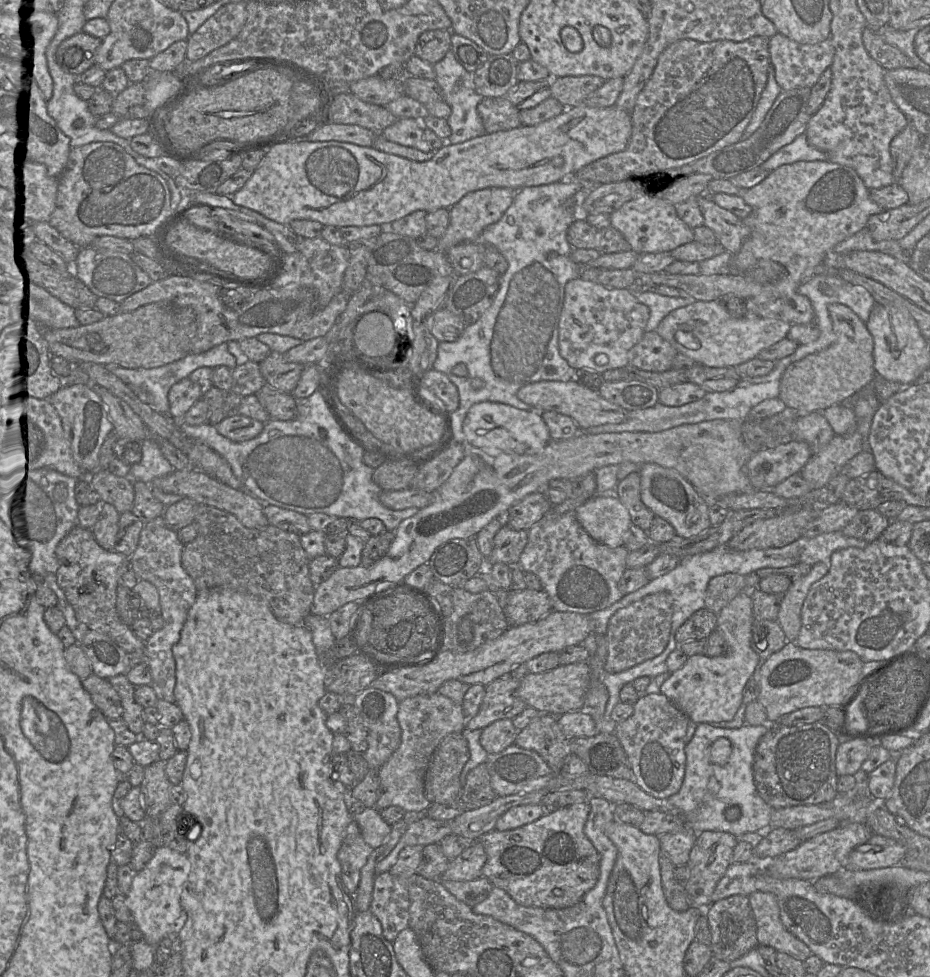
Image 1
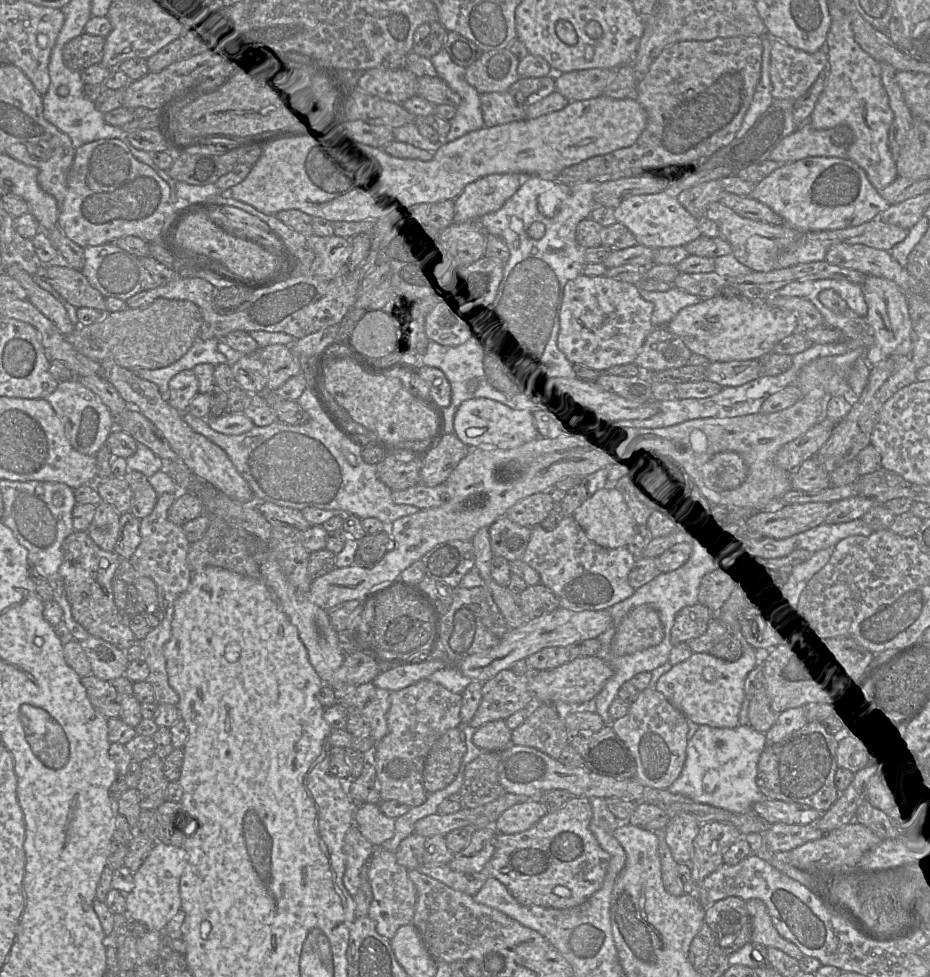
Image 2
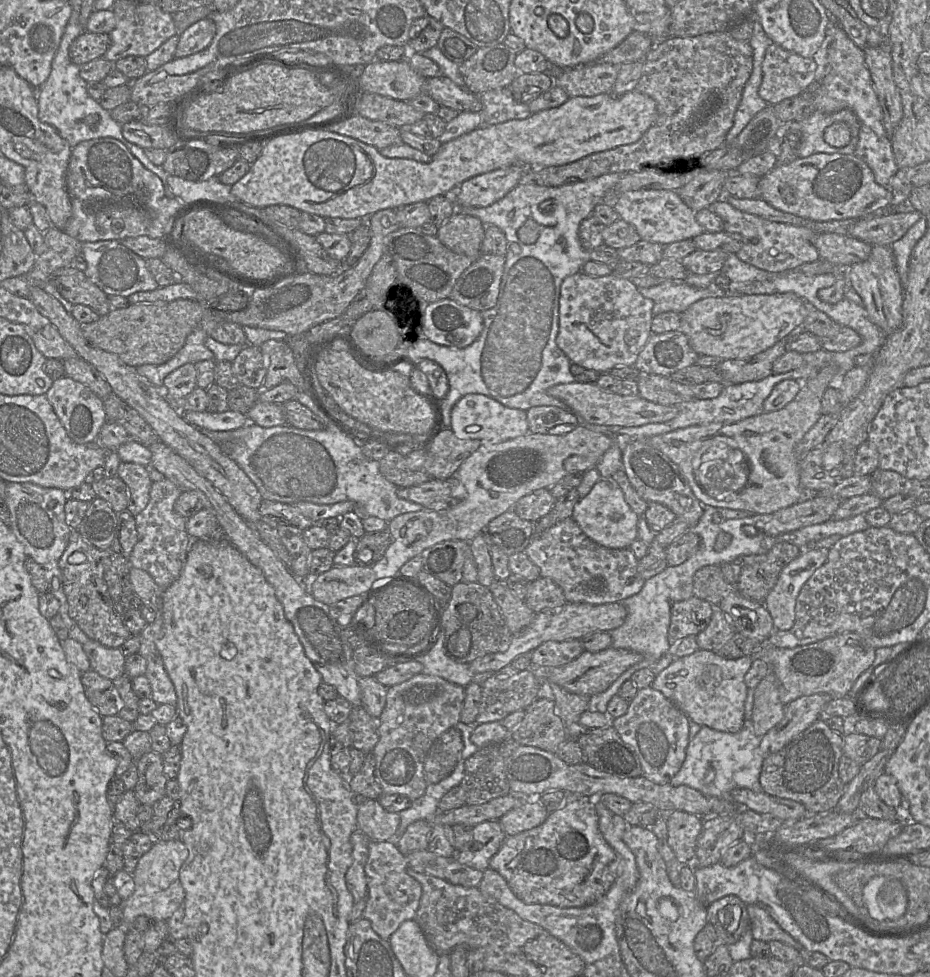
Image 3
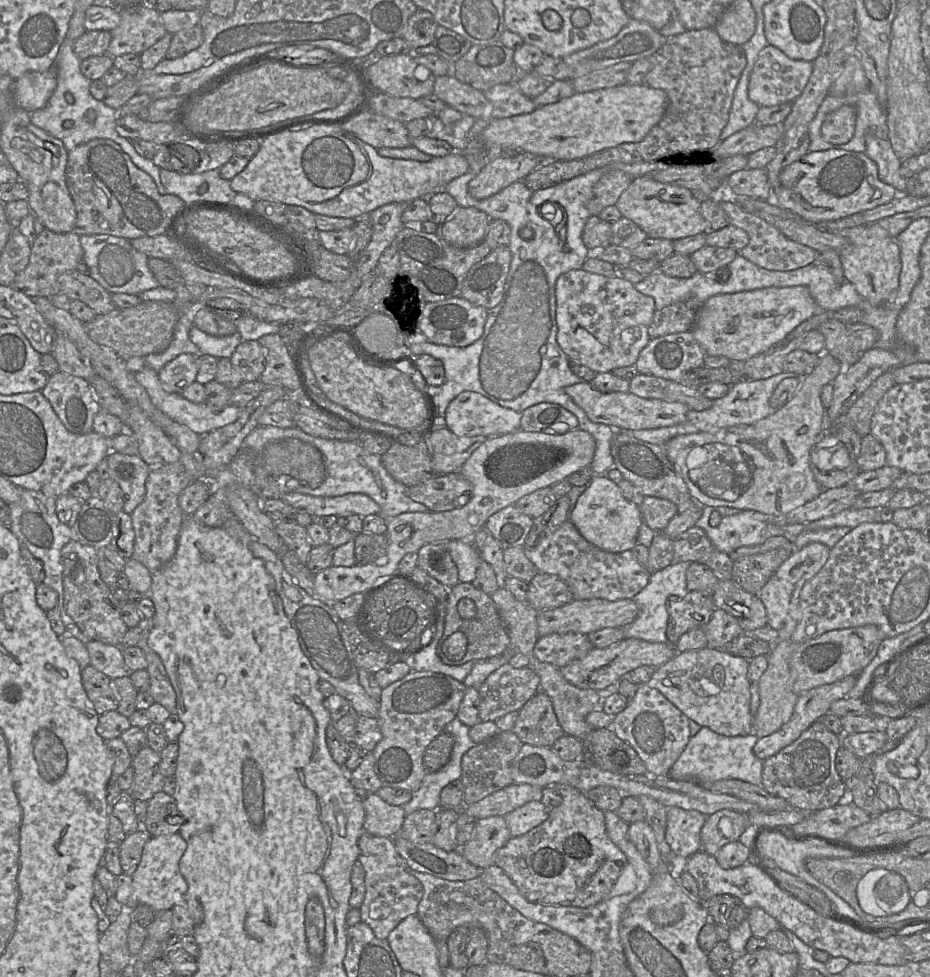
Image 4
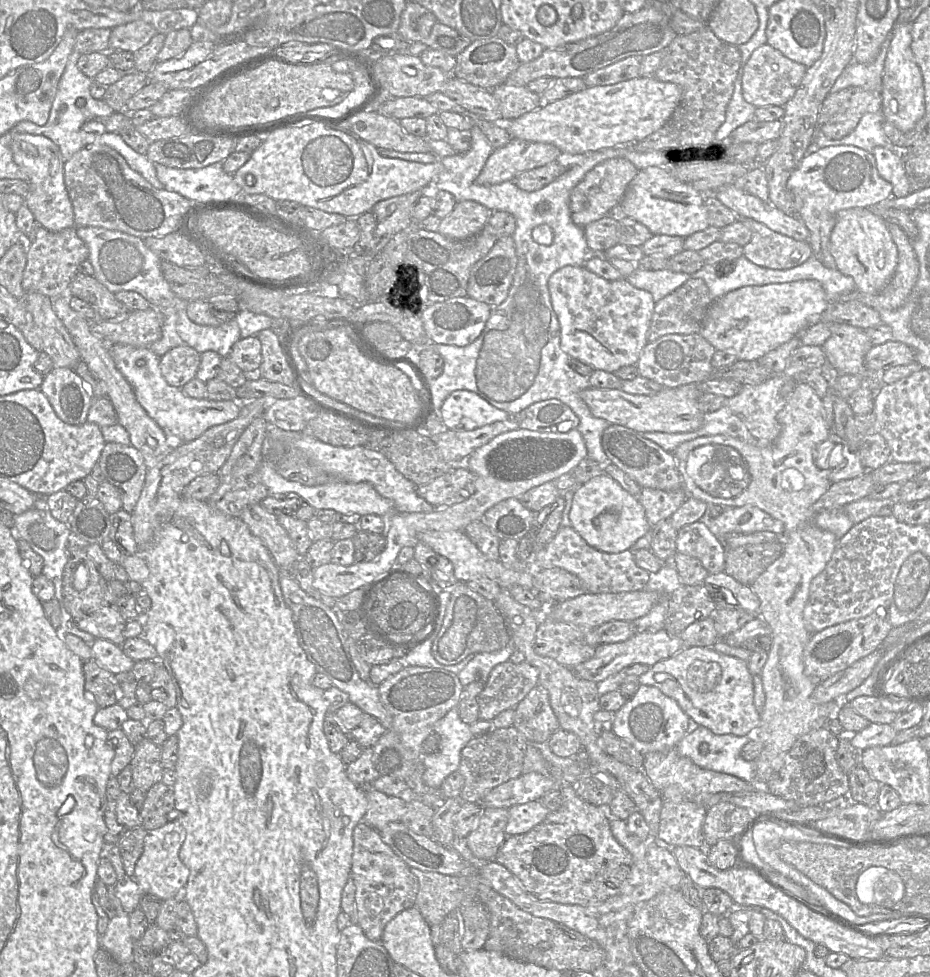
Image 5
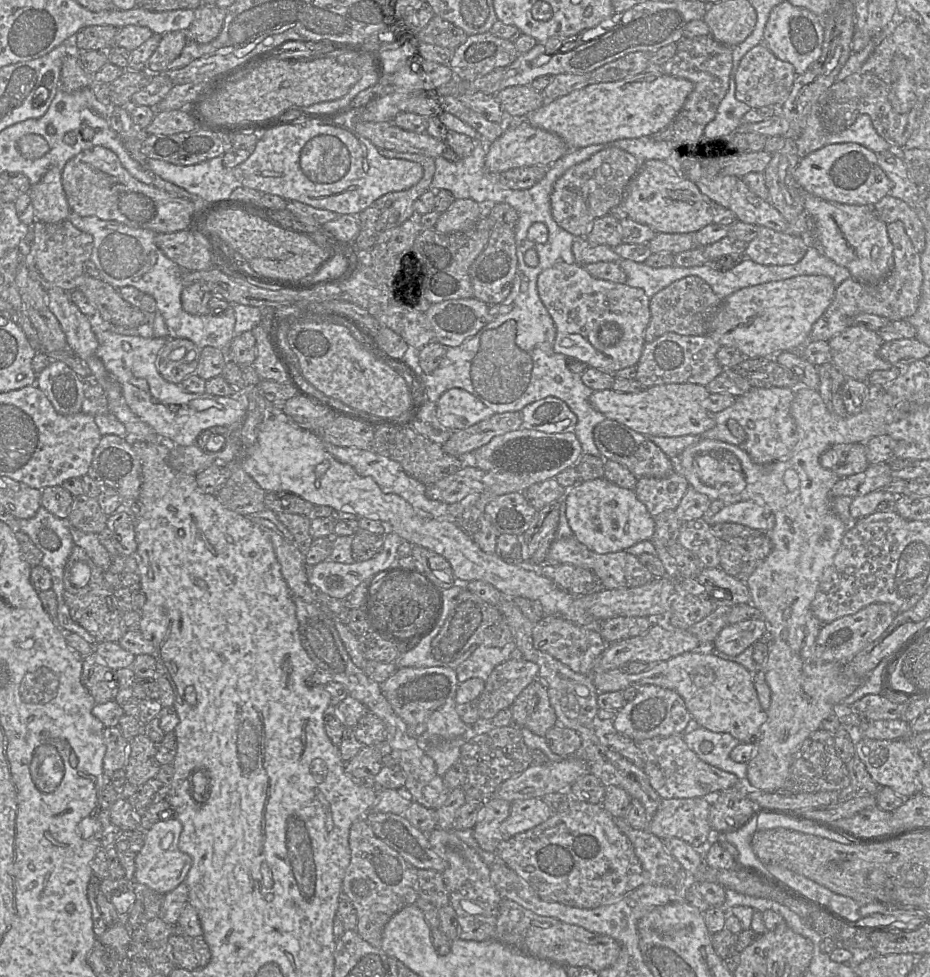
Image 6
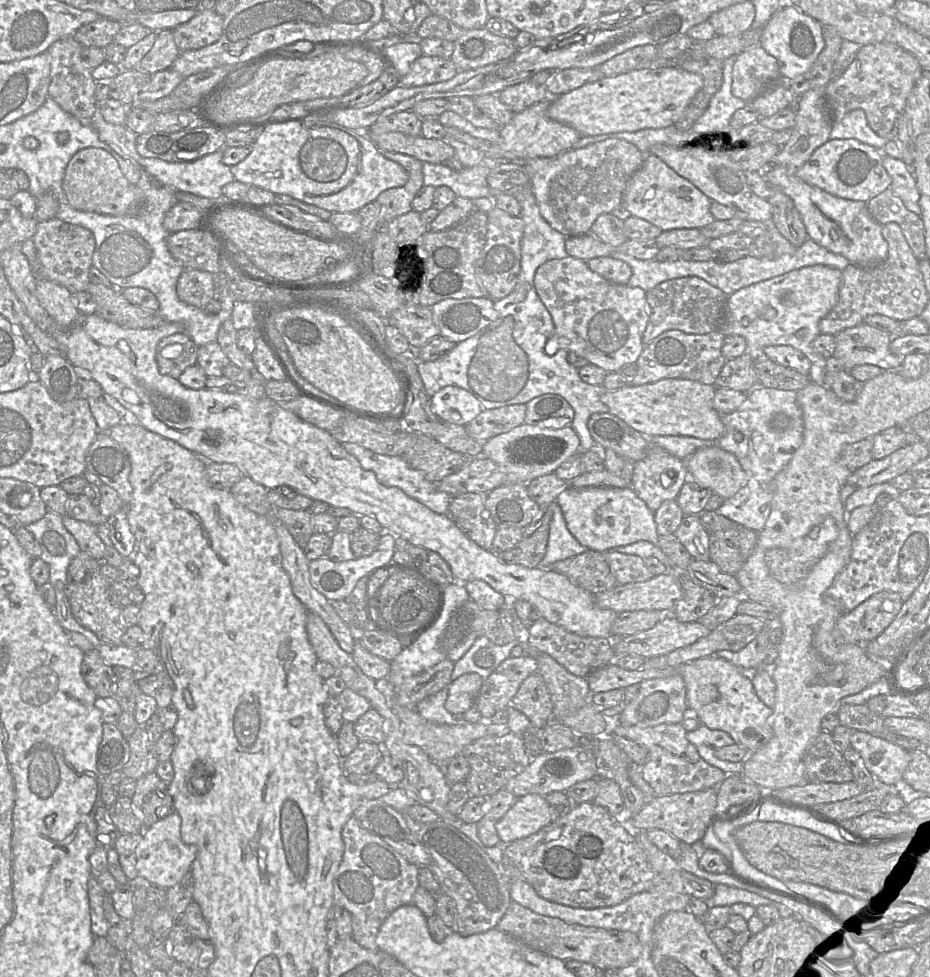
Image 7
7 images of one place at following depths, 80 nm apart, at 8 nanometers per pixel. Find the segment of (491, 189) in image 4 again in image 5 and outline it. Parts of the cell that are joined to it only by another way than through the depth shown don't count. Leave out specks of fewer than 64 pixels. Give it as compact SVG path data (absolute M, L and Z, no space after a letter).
M512 138L505 146L492 151L476 183L489 186L513 181L522 172L557 161L561 154L550 143Z

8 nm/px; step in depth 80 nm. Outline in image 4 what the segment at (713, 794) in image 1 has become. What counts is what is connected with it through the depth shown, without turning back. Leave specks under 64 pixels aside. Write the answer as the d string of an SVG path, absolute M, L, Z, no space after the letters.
M701 727L696 735L690 737L668 776L673 780L695 781L700 785L725 779L738 779L761 786L763 760L759 759L753 752L758 739L754 733L725 736L708 727Z

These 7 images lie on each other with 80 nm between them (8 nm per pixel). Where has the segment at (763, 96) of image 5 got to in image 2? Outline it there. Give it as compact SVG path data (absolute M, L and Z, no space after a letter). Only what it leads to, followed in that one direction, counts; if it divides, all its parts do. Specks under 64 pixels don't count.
M771 37L770 79L774 99L797 99L828 66L825 49L808 53Z

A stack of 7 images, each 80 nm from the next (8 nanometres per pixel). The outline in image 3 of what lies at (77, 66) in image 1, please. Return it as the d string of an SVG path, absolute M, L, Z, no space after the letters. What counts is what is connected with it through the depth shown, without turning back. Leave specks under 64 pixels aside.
M83 31L70 45L69 56L78 66L104 57L110 45L109 34Z

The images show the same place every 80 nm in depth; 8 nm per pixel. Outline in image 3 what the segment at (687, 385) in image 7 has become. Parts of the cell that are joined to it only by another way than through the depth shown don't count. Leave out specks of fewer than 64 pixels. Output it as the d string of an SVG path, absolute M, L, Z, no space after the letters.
M575 381L573 383L557 384L550 387L547 393L566 403L590 424L596 425L634 427L650 423L664 423L675 418L678 413L675 406L660 405L639 396L622 396L608 392L598 387L596 383Z

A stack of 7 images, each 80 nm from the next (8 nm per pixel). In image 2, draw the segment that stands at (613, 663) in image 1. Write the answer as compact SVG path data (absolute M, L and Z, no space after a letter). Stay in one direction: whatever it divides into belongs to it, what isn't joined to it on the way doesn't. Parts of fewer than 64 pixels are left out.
M641 605L631 610L622 620L611 642L616 656L630 655L661 643L664 628L656 609Z

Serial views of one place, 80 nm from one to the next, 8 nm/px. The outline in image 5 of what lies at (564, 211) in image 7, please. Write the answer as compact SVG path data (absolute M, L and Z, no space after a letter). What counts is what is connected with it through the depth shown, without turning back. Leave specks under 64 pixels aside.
M611 158L595 166L571 192L570 210L573 222L585 228L588 224L607 216L610 209L620 205L628 185L638 171L634 164L624 158Z

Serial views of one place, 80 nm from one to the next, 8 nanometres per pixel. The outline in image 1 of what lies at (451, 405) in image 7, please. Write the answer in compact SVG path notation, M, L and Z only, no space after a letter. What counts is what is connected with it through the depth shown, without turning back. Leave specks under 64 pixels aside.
M484 401L469 409L463 422L466 443L473 447L485 448L486 453L496 454L541 454L551 441L549 428L536 410L520 410L503 403Z

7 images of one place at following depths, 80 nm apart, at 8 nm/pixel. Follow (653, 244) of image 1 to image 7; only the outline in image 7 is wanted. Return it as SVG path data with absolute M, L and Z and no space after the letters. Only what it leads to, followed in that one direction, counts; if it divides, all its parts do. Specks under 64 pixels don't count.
M652 154L645 155L642 166L631 177L623 194L623 206L632 216L644 219L662 231L701 229L713 223L711 202L693 183Z

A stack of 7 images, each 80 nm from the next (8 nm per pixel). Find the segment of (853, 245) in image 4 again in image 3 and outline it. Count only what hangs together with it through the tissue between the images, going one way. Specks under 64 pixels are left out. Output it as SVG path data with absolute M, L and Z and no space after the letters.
M872 245L867 260L853 264L848 268L848 278L862 299L868 317L886 336L900 327L904 289L890 246Z

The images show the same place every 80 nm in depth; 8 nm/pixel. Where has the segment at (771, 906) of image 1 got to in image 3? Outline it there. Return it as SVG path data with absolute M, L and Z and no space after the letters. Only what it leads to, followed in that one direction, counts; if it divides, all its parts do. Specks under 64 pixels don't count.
M749 904L747 905L747 912L750 918L750 929L755 940L766 943L779 941L799 952L804 950L799 942L778 925L764 907L758 904Z

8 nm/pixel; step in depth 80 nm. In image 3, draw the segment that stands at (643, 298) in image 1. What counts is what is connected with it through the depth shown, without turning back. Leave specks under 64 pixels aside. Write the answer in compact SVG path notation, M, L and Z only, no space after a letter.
M662 280L660 284L638 291L654 302L653 316L664 312L682 313L693 303L708 297L725 297L716 282L707 288L695 288L685 281Z

